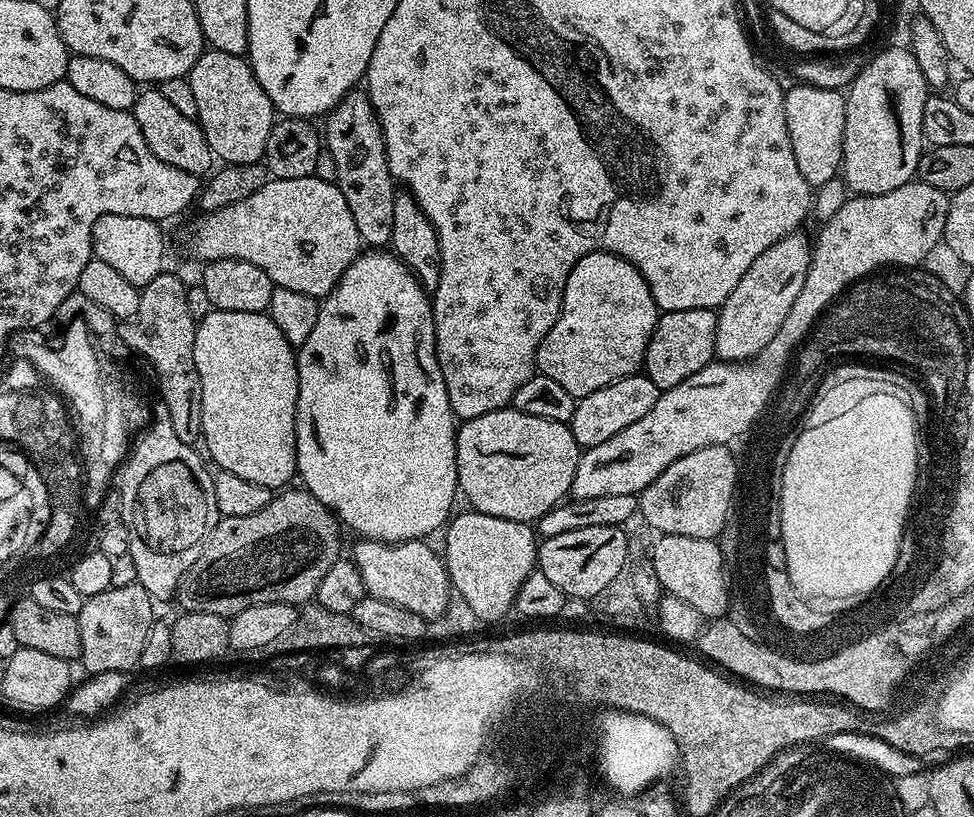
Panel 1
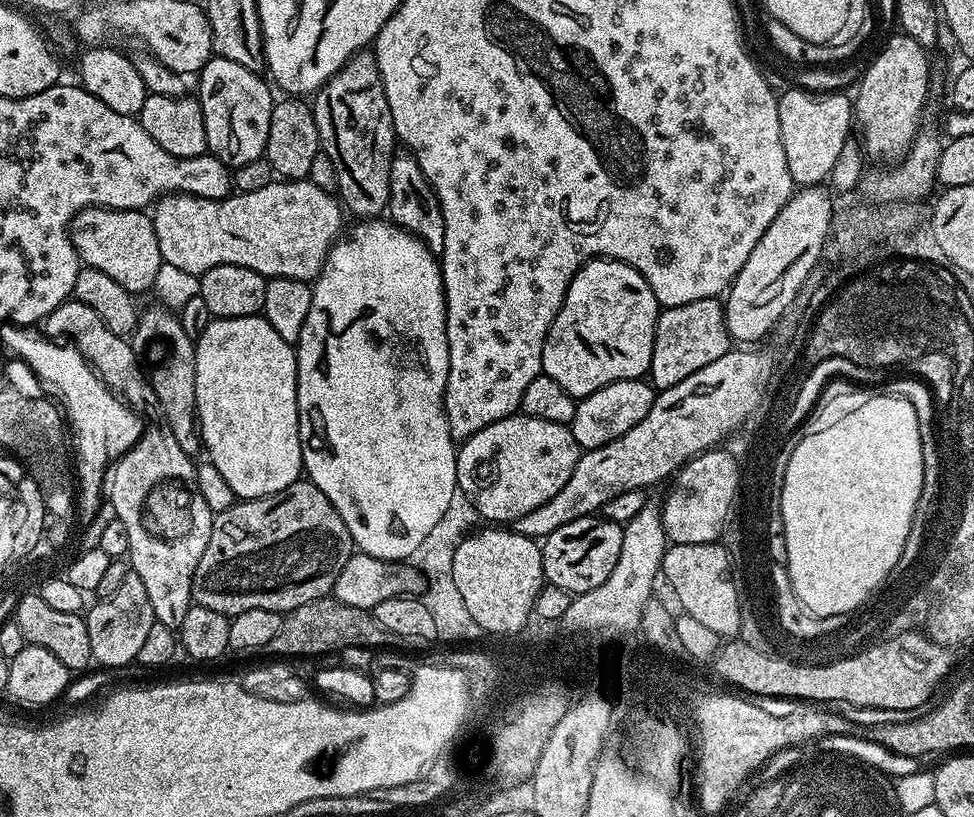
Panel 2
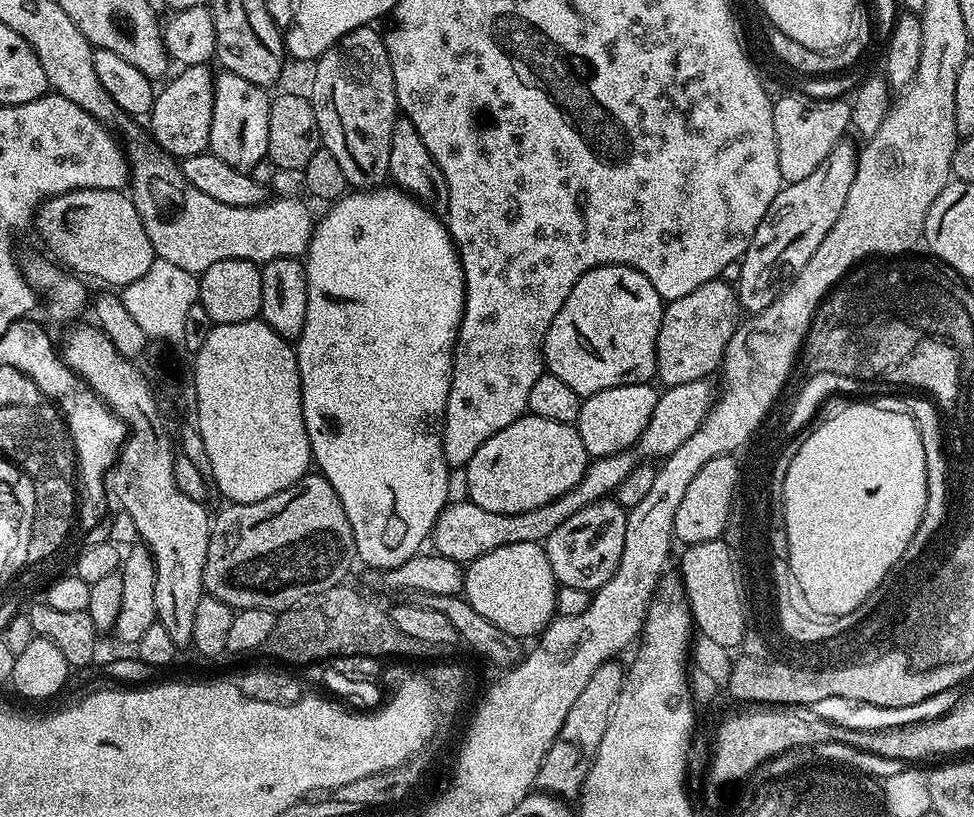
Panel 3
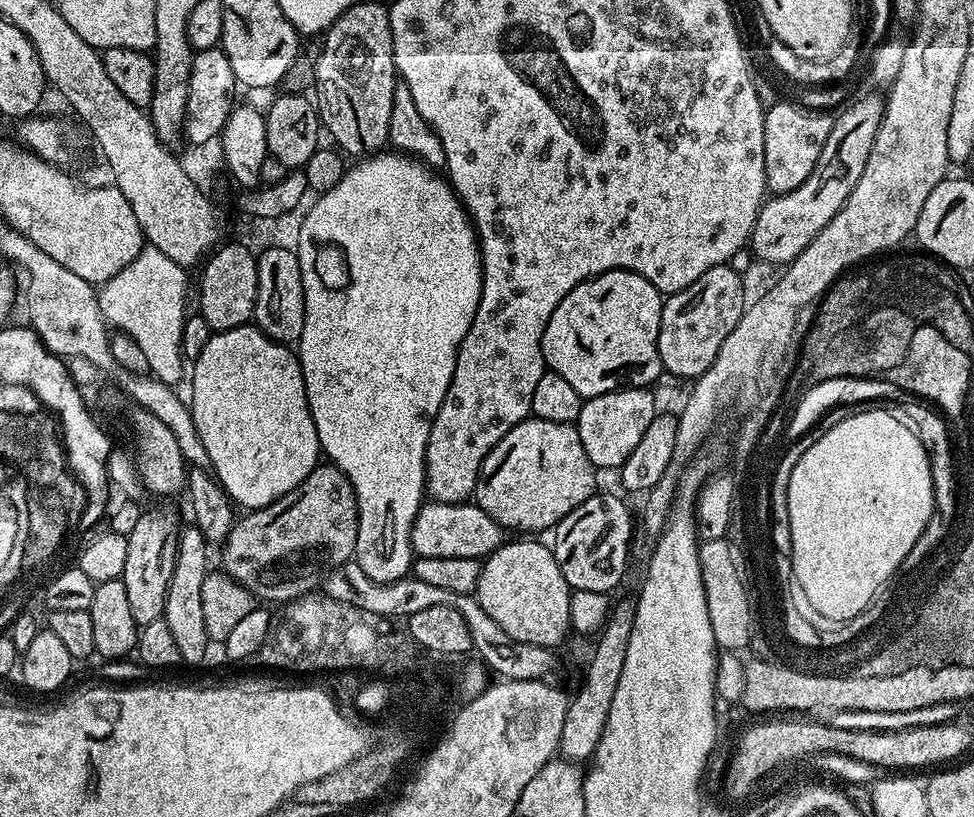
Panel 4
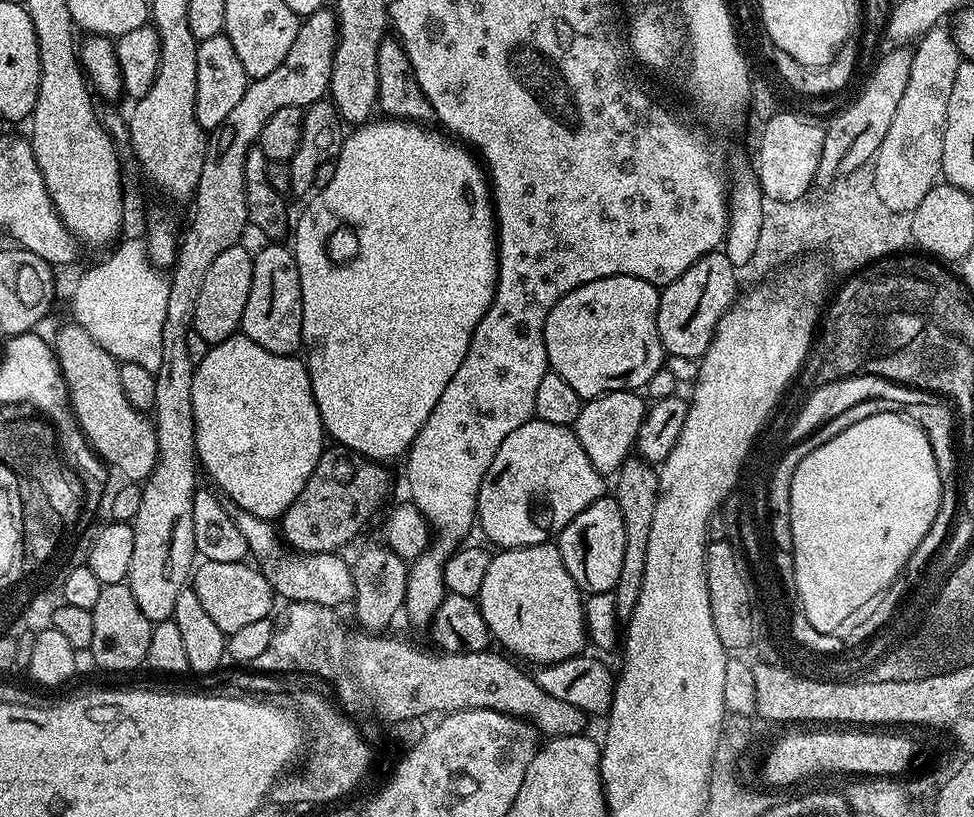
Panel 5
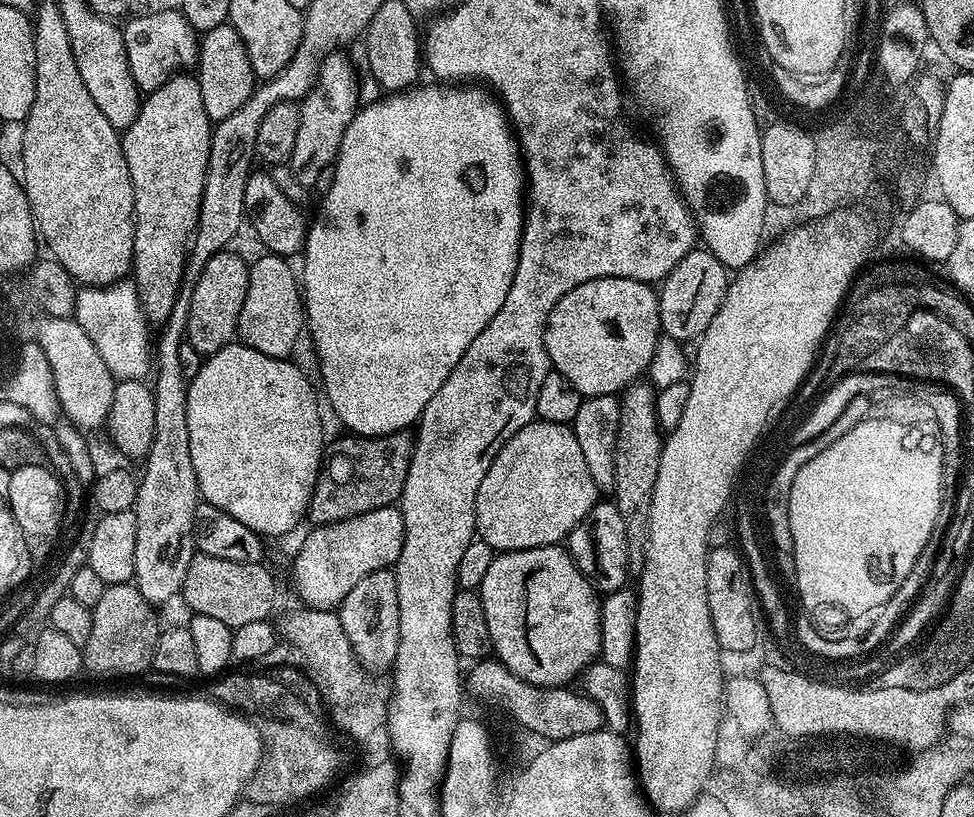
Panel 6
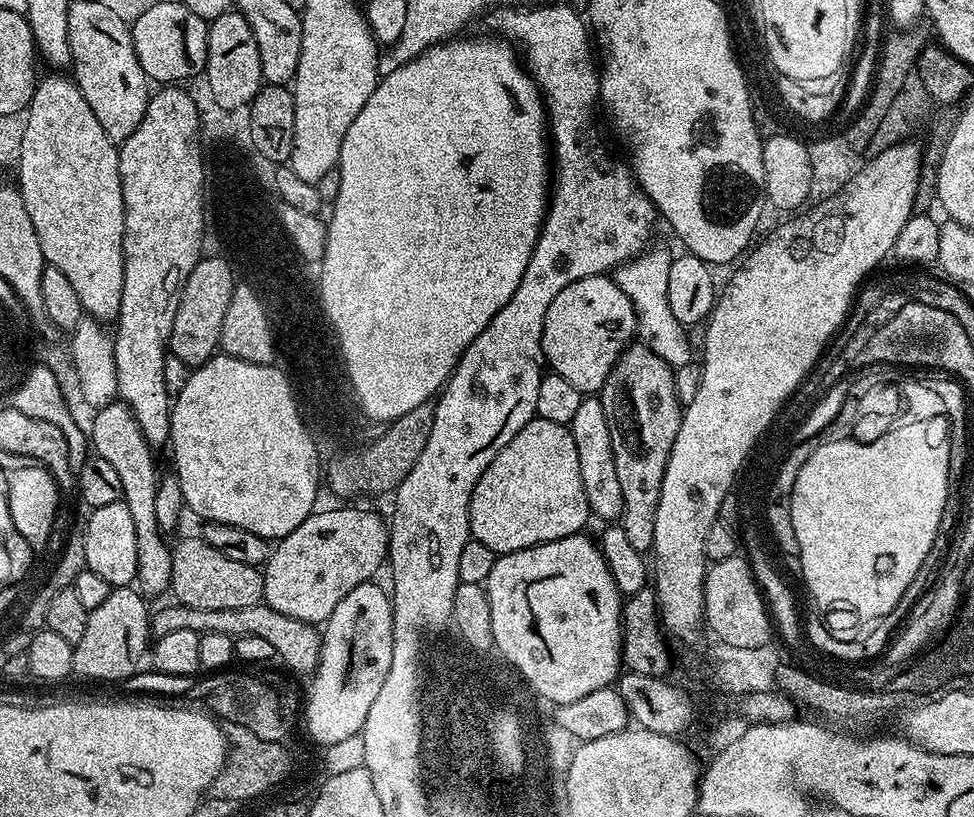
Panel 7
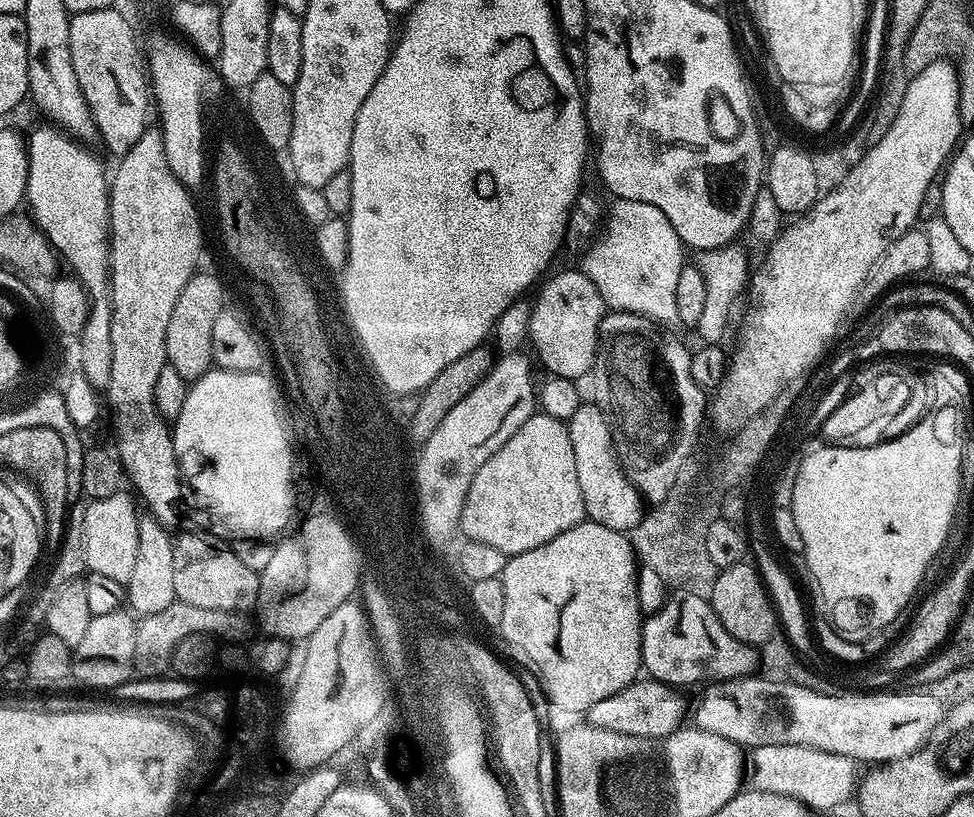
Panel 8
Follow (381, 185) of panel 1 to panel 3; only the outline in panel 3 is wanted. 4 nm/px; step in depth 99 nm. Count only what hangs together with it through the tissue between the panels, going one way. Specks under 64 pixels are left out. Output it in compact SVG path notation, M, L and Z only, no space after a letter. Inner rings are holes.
M365 26L359 28L358 30L350 30L350 34L346 34L339 40L338 43L333 46L330 50L326 50L320 55L320 59L315 61L314 67L316 68L312 72L312 92L310 91L310 99L312 101L312 109L314 110L314 114L318 118L318 130L320 131L320 143L326 149L330 150L330 154L334 154L335 160L338 162L338 166L342 170L342 174L346 174L346 182L356 190L367 190L370 188L378 188L381 187L389 179L388 171L390 170L390 138L394 138L394 122L398 119L398 105L396 102L396 91L394 90L394 74L390 70L390 54L386 50L386 46L384 45L384 38L383 35L378 31L375 32L375 27L372 26Z

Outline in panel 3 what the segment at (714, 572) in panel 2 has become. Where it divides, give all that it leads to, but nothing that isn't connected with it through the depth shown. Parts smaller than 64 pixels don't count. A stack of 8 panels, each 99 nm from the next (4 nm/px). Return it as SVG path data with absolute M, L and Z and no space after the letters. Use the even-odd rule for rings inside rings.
M723 538L690 544L683 551L678 575L684 586L684 594L688 597L688 609L692 611L695 631L731 650L741 640L743 632L749 629L743 613L742 594L745 589L740 585L740 576L736 573L738 560Z

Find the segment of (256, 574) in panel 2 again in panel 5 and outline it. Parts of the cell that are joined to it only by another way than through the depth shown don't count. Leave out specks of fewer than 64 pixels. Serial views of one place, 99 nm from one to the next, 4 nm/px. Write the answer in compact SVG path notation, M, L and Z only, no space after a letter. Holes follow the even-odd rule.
M339 446L325 447L318 458L318 466L314 466L314 474L310 474L310 478L306 478L306 486L302 486L302 494L294 498L279 521L278 528L285 545L299 553L339 553L340 548L346 547L367 526L368 519L388 496L388 476L380 468L383 467L377 461L349 454Z

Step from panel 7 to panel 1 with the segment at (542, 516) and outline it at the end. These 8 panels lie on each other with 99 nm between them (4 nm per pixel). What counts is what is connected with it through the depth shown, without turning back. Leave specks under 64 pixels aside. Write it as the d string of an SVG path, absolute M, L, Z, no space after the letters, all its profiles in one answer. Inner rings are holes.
M511 406L490 410L490 414L478 414L478 418L463 421L456 429L458 487L466 492L475 511L494 518L532 524L571 493L581 451L569 425L534 418L534 414L522 414Z

